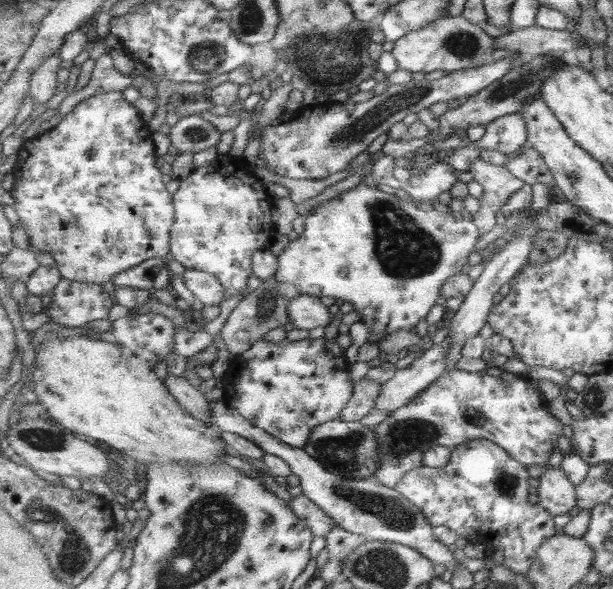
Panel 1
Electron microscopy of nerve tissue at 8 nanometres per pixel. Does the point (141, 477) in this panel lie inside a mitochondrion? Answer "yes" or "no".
no

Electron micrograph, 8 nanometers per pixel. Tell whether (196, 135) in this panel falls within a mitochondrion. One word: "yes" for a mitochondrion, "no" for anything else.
yes

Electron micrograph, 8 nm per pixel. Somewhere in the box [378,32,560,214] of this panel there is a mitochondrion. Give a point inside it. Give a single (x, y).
(528, 76)

